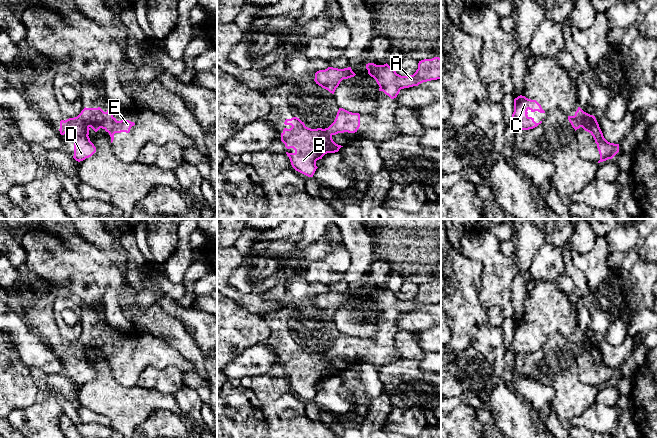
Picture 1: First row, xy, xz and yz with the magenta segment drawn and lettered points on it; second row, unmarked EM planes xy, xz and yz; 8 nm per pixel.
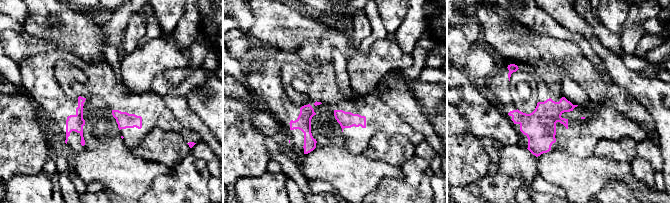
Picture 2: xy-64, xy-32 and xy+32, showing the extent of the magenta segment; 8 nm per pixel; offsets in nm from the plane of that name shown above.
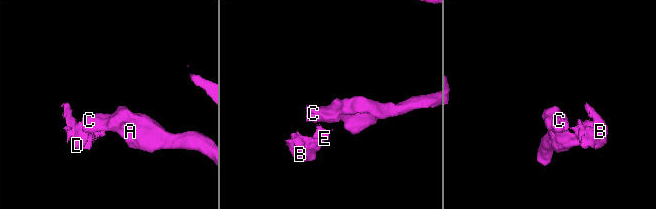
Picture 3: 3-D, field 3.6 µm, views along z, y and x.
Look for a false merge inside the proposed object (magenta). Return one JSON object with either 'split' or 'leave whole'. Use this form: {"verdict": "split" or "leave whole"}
{"verdict": "leave whole"}

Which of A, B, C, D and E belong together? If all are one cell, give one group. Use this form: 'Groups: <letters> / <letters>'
Groups: A B C D E

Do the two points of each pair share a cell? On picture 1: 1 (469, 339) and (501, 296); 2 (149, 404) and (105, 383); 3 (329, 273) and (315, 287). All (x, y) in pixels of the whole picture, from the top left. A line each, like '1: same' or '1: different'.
1: different
2: same
3: different

